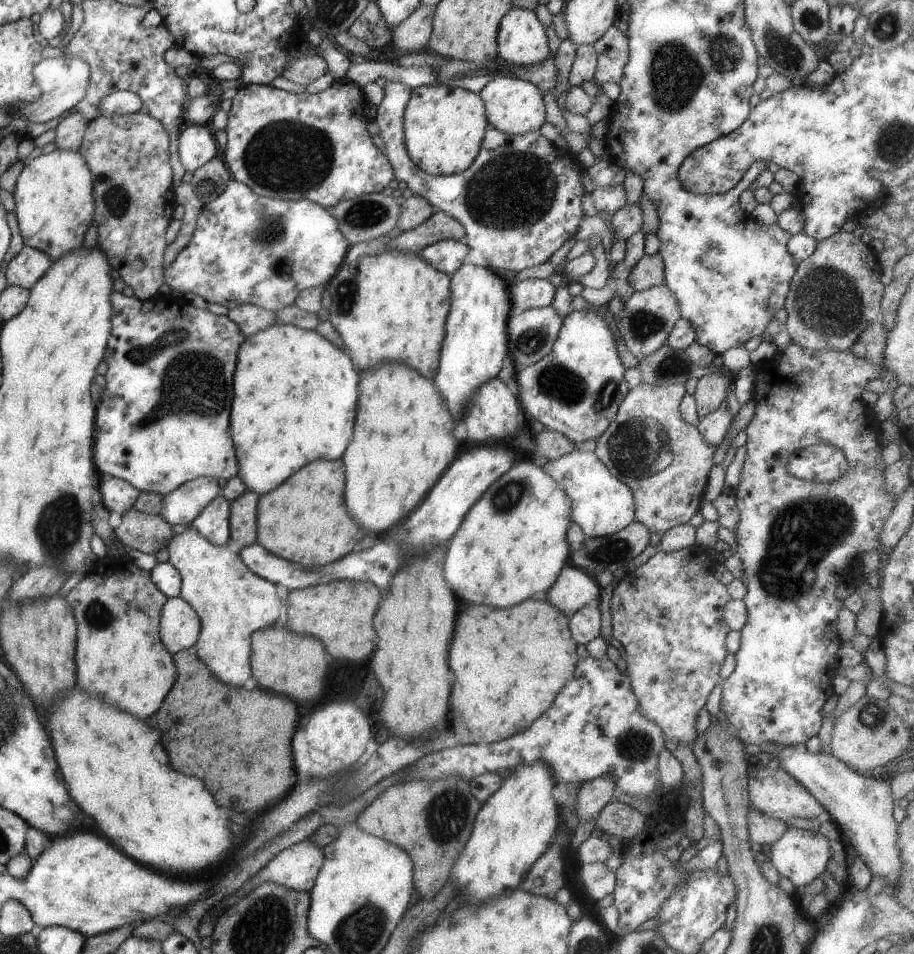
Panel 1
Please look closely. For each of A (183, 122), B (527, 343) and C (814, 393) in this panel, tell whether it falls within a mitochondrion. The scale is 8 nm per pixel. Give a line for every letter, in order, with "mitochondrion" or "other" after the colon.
A: other
B: mitochondrion
C: other

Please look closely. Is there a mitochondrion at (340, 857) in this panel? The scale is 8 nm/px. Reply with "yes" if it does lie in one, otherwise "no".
no

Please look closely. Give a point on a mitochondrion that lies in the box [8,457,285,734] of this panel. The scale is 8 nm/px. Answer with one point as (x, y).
(60, 527)

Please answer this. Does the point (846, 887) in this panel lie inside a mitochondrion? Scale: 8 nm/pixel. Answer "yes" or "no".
no

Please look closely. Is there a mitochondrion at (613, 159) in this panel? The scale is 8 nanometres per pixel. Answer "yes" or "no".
no

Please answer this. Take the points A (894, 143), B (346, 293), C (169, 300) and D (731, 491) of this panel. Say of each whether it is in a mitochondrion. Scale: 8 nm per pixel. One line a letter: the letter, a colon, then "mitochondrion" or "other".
A: mitochondrion
B: mitochondrion
C: other
D: other

